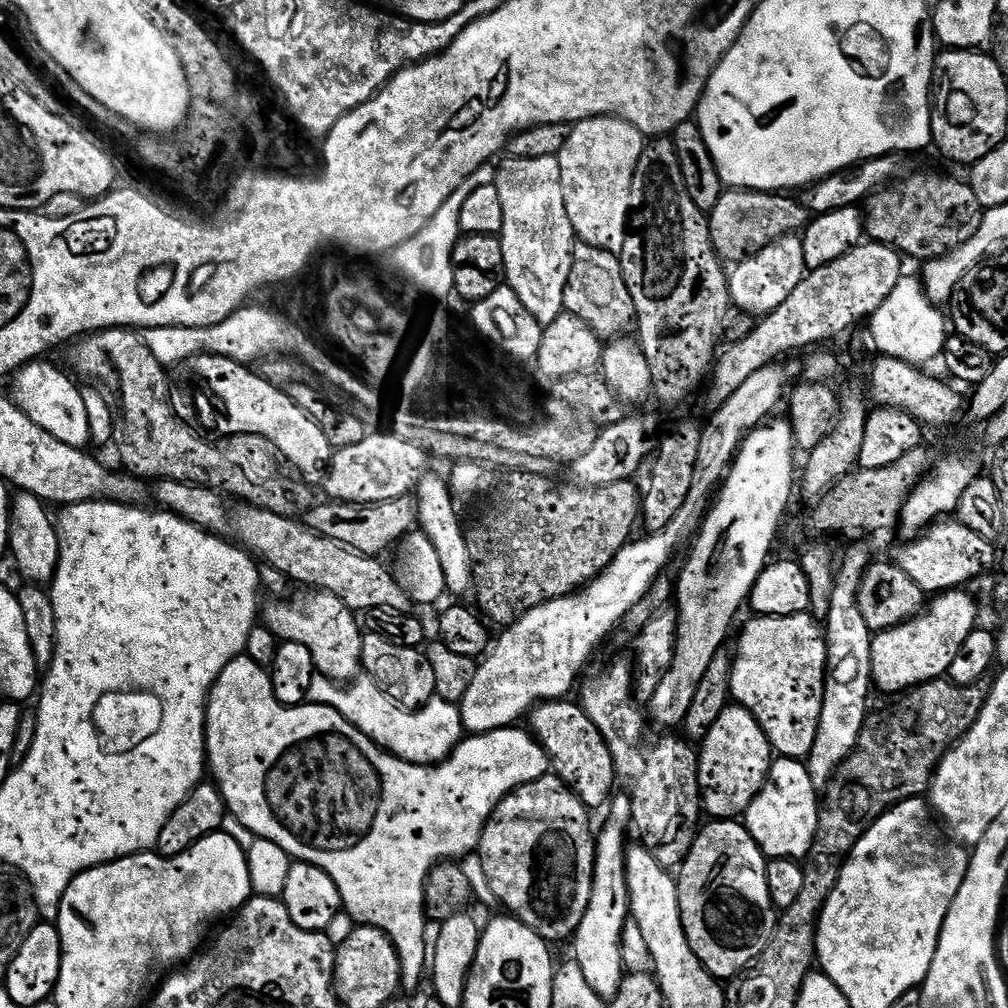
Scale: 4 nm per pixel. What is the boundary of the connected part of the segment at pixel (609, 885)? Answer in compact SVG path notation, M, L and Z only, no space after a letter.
M617 793L608 806L608 818L597 833L594 878L590 904L586 914L572 940L574 946L574 962L583 972L583 977L590 988L610 1002L617 994L626 969L621 958L621 934L625 922L630 918L628 876L625 873L628 842L626 842L626 828L632 822L632 806L629 793Z

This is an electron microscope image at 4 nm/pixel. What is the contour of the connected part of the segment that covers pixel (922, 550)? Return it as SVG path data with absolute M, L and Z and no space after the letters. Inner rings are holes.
M937 522L927 529L923 534L915 537L897 556L894 556L895 563L906 572L918 584L926 594L939 594L941 592L951 592L966 586L972 579L978 578L984 572L992 572L995 566L995 543L974 534L959 522Z

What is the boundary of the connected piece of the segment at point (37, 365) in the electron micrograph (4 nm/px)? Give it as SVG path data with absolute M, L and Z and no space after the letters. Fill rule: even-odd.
M33 361L15 373L16 405L27 414L32 422L42 427L60 442L75 448L85 449L91 443L88 412L80 386L76 386L62 371L49 361Z

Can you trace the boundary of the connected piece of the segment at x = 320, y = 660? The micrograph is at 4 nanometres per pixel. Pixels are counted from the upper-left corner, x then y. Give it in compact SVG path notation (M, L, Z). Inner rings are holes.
M300 590L296 596L296 600L288 600L289 598L276 598L271 602L265 603L262 608L262 623L277 636L281 642L289 640L290 642L298 642L302 646L306 646L306 650L310 650L310 654L314 658L314 666L317 673L324 676L328 680L337 682L351 682L361 675L362 665L362 642L364 636L360 632L360 624L357 613L346 606L346 602L342 602L342 598L338 598L334 594L323 590Z

